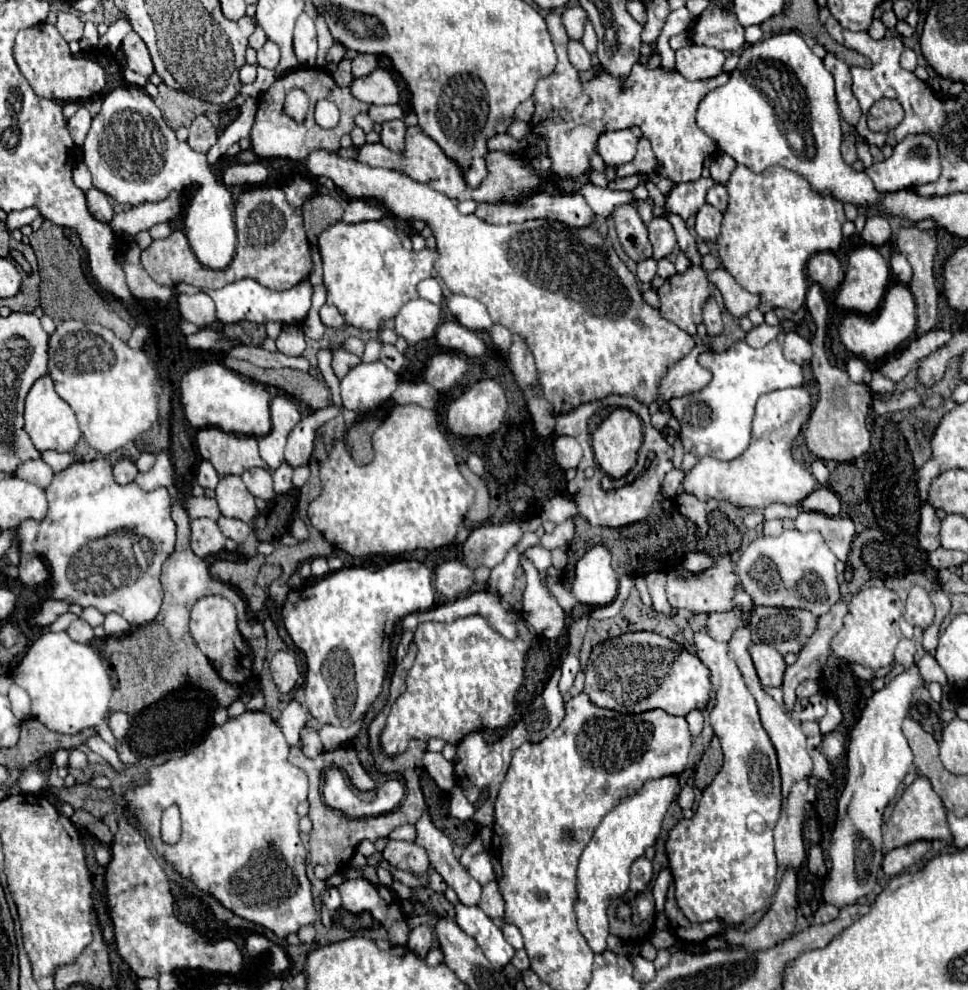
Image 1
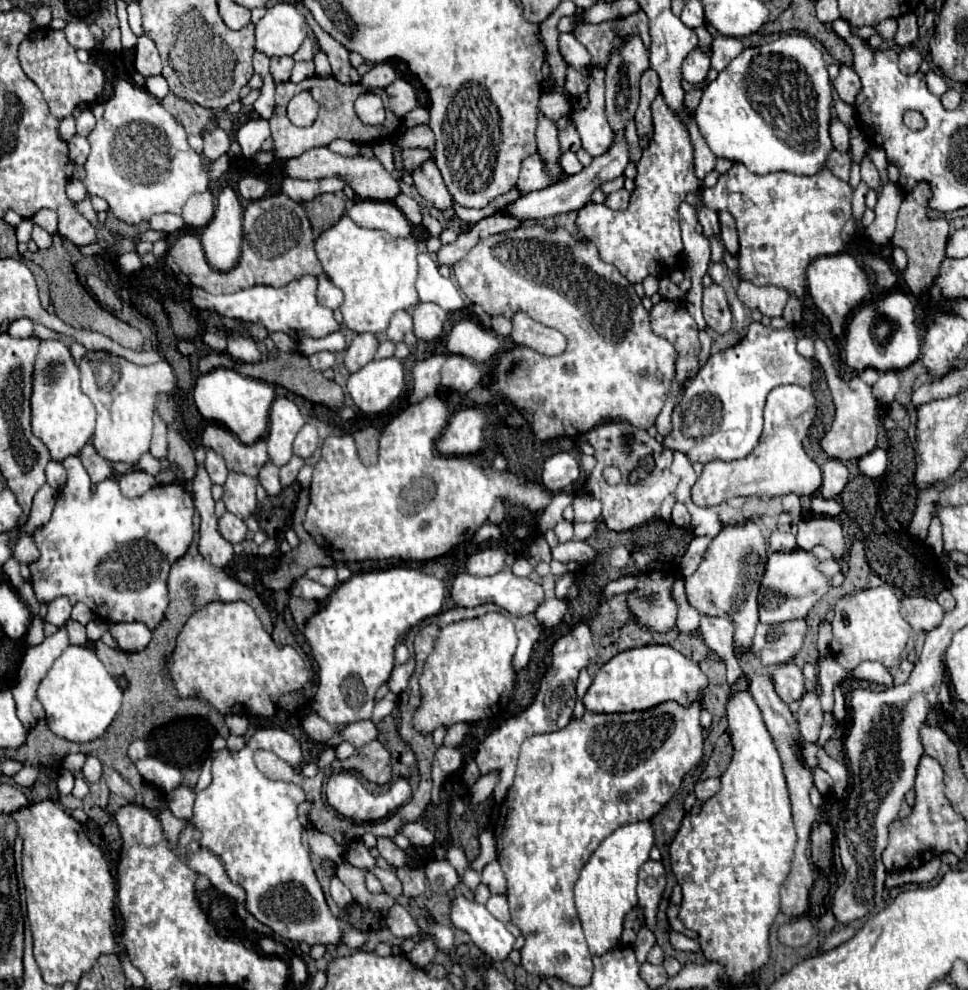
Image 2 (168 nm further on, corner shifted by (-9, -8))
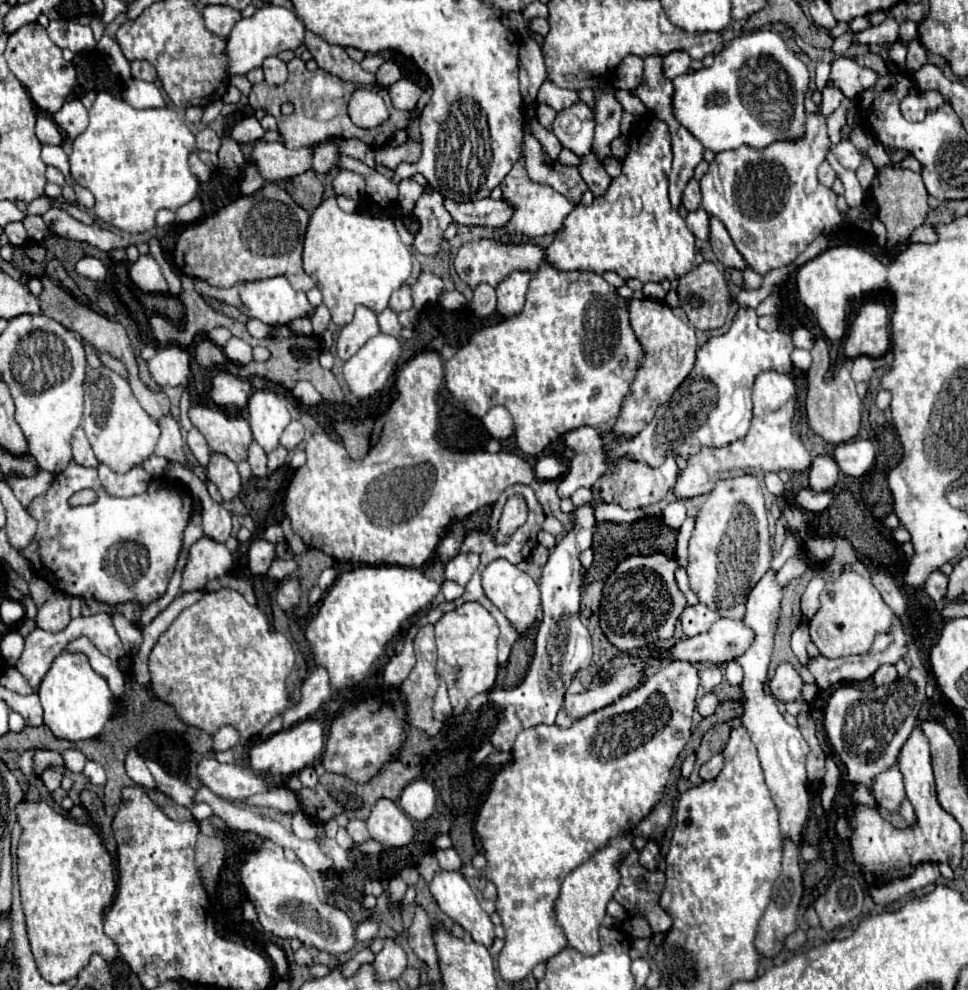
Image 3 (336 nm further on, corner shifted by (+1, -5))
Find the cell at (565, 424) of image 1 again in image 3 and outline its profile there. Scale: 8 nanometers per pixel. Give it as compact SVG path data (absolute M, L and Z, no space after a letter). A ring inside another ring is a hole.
M612 454L606 456L606 472L596 480L594 488L600 496L602 502L606 504L618 504L622 508L642 508L642 506L650 506L658 500L662 500L676 484L676 478L678 478L678 466L676 466L676 460L670 456L666 458L666 462L658 468L652 468L644 462L638 462L638 460L632 460L628 456L620 456L620 458L614 458Z

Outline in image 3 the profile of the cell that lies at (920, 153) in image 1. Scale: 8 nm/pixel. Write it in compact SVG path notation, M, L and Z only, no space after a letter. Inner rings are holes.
M844 140L840 142L838 146L830 146L832 154L836 156L836 160L846 168L846 170L852 170L856 172L860 166L862 166L862 160L866 158L866 154L862 150L858 150L852 142Z

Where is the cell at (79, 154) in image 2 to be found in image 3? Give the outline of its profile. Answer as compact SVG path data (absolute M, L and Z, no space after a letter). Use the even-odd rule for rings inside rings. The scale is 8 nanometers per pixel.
M38 22L26 24L18 28L14 34L10 34L8 46L4 50L4 58L12 74L26 86L38 110L50 116L54 116L62 108L68 94L76 86L76 78L78 78L76 68L62 58L62 50L48 38L46 30Z

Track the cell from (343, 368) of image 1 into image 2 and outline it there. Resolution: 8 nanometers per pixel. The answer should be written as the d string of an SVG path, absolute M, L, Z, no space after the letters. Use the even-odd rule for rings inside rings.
M358 333L352 343L346 347L344 365L350 373L364 367L368 361L374 359L374 353L378 349L378 335L376 333Z

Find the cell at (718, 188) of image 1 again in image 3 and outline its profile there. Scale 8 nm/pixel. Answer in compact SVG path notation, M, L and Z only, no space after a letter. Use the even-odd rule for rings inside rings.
M710 218L710 244L712 250L716 254L716 258L726 266L726 268L738 268L744 270L744 258L740 256L740 252L736 250L736 246L732 244L732 238L728 236L728 230L724 228L724 224L718 218Z

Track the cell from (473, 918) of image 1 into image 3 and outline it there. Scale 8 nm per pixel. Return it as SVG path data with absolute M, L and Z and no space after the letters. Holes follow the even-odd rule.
M440 872L430 884L430 892L436 898L440 910L458 922L472 940L490 948L494 944L494 924L490 916L480 908L472 888L460 872Z

